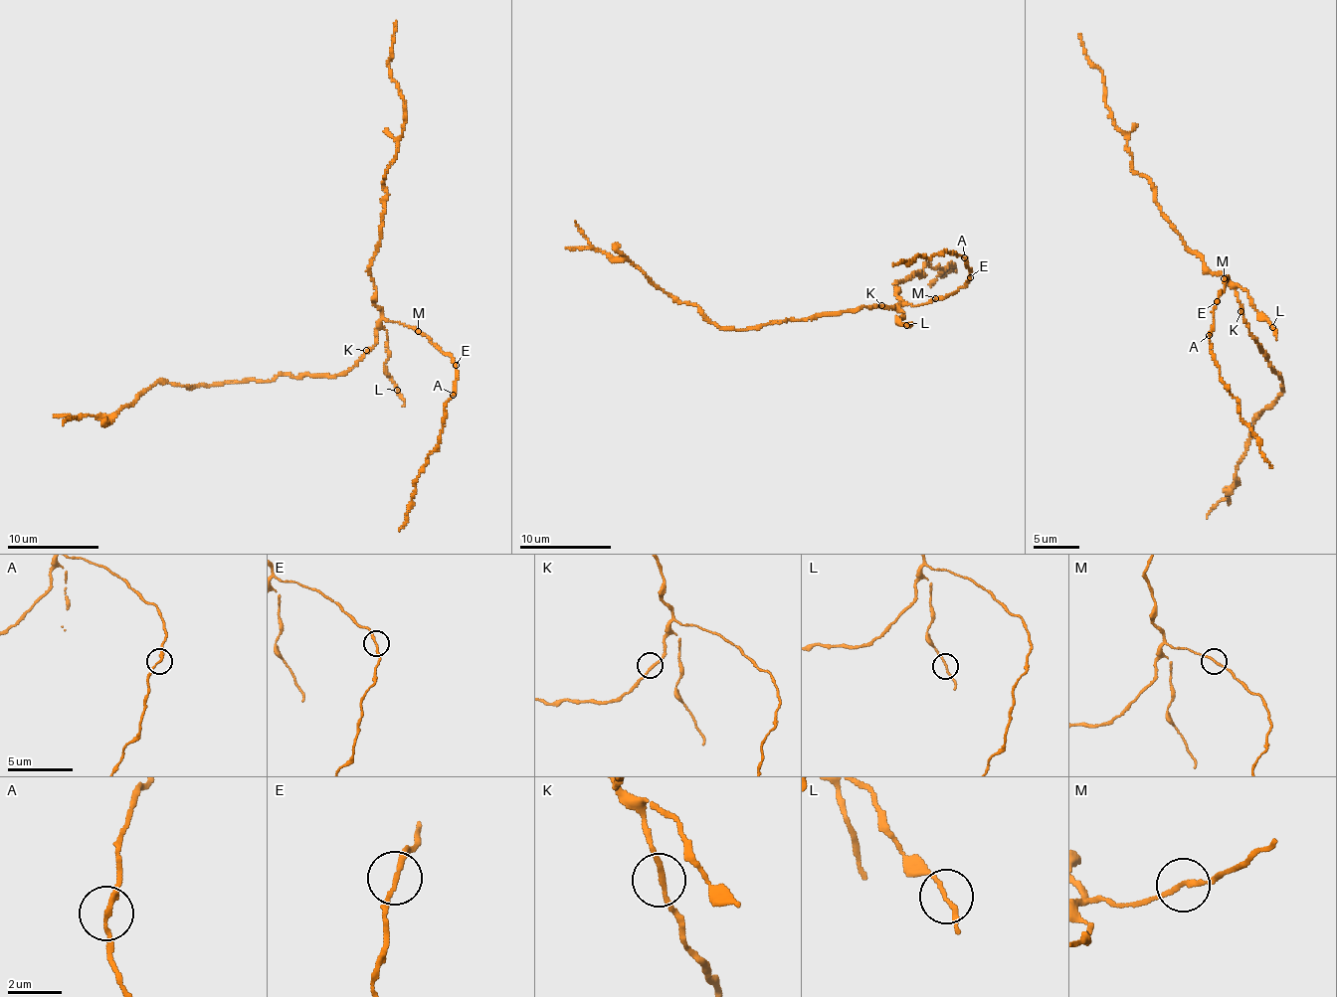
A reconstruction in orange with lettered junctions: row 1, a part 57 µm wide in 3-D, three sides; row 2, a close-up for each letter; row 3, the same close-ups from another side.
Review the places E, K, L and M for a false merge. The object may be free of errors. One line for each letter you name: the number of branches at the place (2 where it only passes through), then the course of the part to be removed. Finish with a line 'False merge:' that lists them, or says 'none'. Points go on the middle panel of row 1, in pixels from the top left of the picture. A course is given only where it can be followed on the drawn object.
E: Branches: 2. Course of the part to remove: (970, 276), (962, 255), (946, 249), (929, 258), (920, 254), (893, 265)
False merge: E

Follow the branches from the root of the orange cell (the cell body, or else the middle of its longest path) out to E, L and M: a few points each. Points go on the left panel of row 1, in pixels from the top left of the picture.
E: (369, 351), (375, 342), (377, 329), (383, 319), (388, 319), (415, 327), (456, 366)
L: (369, 351), (375, 342), (377, 331), (384, 329), (388, 359), (384, 371), (397, 390)
M: (369, 351), (383, 319), (400, 322), (418, 331)

